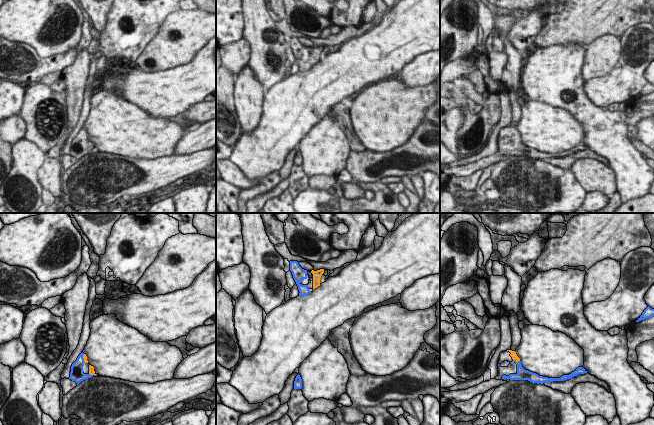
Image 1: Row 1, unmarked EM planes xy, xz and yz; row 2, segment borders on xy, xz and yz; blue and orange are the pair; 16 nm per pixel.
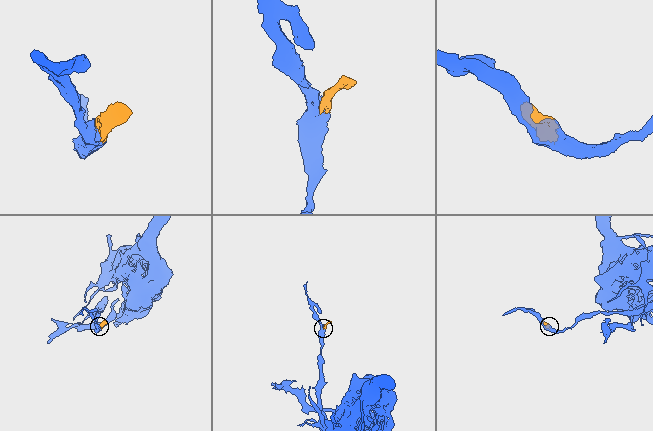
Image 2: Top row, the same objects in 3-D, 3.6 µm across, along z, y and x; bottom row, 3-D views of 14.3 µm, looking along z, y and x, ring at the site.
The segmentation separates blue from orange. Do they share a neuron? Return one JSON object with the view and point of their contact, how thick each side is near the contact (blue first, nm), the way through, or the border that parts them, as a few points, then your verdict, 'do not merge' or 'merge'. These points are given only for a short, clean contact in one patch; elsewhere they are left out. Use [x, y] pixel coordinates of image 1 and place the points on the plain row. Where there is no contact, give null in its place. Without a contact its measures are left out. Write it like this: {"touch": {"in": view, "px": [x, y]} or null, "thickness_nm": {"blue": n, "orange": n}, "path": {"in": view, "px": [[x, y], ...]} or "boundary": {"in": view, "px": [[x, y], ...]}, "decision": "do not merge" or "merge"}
{"touch": {"in": "yz", "px": [515, 136]}, "thickness_nm": {"blue": 160, "orange": 100}, "path": {"in": "yz", "px": [[521, 150], [519, 140], [515, 136], [513, 130]]}, "decision": "merge"}

